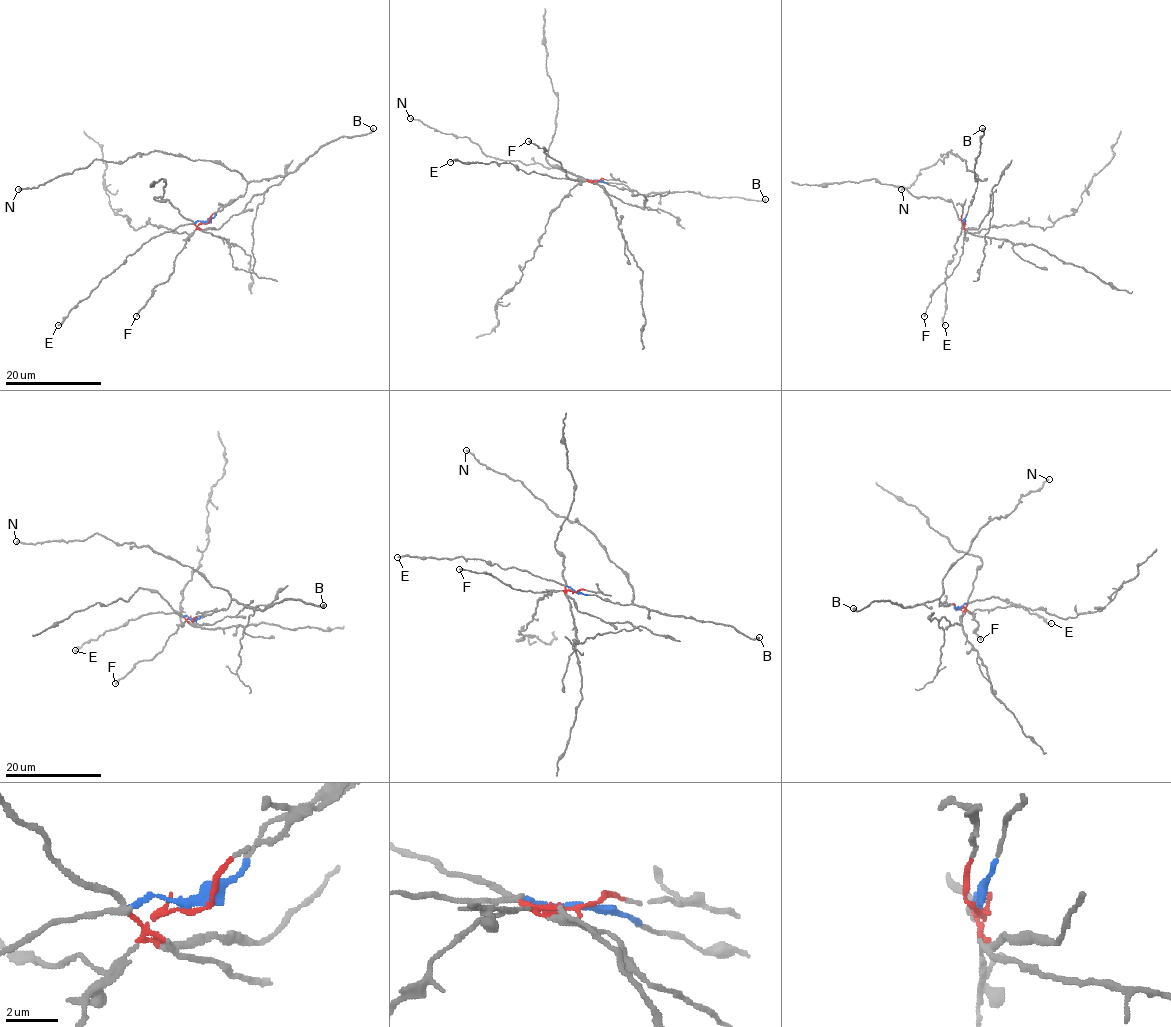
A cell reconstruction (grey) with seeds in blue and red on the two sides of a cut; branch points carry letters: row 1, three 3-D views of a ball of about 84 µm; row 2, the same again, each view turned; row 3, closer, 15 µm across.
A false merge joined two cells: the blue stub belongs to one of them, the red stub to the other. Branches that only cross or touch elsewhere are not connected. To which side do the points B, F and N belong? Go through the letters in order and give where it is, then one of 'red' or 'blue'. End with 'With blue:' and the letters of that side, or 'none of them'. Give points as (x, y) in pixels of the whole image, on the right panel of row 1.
B: (982, 128) | blue
F: (924, 316) | red
N: (901, 189) | blue
With blue: B, N

